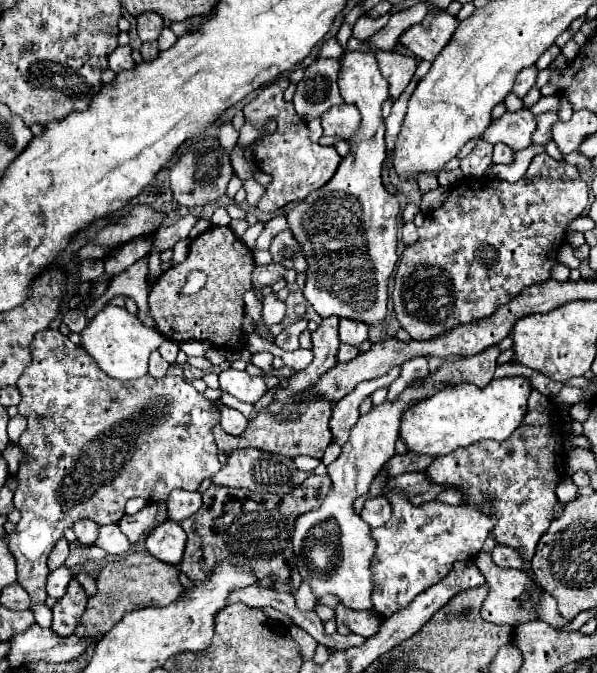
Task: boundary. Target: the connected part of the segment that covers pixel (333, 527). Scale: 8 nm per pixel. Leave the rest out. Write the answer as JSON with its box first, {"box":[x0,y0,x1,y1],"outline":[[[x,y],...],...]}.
{"box":[293,345,499,615],"outline":[[[493,345],[471,357],[443,361],[437,371],[429,373],[417,387],[407,387],[395,401],[383,401],[381,405],[371,407],[369,413],[360,416],[351,430],[348,442],[342,447],[337,465],[327,467],[333,481],[331,493],[319,509],[301,515],[295,523],[293,547],[297,555],[297,569],[303,575],[303,581],[309,581],[315,597],[333,593],[345,607],[377,615],[371,603],[371,559],[375,553],[375,541],[371,539],[371,527],[353,511],[353,501],[369,491],[371,481],[381,471],[383,463],[395,455],[395,441],[399,439],[399,423],[403,411],[445,387],[457,387],[461,383],[485,387],[493,379],[499,355],[499,347]]]}

